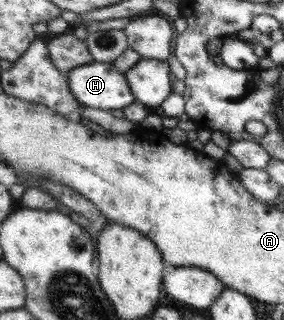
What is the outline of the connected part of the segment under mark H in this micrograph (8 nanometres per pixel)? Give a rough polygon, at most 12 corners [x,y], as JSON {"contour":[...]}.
{"contour":[[112,63],[84,64],[65,74],[79,104],[121,110],[134,102]]}

